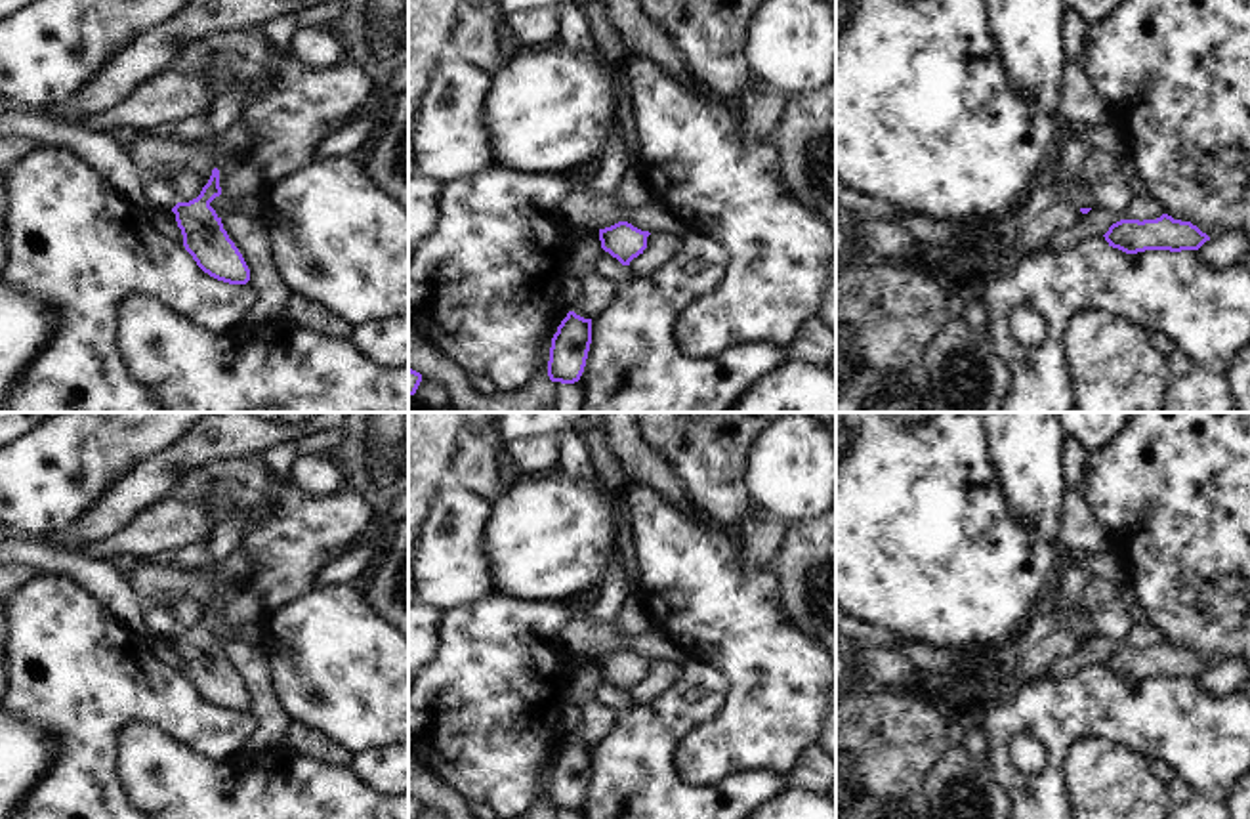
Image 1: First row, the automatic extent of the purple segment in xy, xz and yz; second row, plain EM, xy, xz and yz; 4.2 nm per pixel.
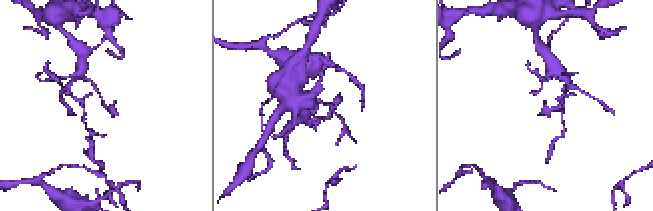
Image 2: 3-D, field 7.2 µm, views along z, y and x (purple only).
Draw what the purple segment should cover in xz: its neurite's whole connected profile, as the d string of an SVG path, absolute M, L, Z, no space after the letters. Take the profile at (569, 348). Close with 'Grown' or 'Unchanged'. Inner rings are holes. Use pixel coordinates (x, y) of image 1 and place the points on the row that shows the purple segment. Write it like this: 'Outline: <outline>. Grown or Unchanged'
Outline: M574 311L557 326L552 338L548 376L552 382L574 384L580 380L592 344L592 319Z. Unchanged

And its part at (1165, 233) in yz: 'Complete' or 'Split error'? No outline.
Complete

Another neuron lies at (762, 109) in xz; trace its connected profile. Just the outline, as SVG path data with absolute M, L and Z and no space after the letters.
M754 88L740 95L739 105L742 109L739 130L746 139L771 139L788 97L779 90Z

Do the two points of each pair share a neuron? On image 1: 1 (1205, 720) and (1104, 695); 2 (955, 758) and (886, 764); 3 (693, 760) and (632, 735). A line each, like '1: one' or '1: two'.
1: one
2: two
3: two

